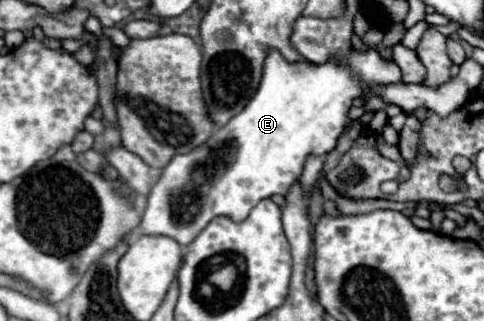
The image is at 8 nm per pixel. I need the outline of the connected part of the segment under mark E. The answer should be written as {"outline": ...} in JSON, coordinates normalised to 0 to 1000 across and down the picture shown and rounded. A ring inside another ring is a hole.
{"outline":[[[562,153],[545,196],[541,259],[504,346],[479,364],[471,389],[446,402],[426,445],[401,458],[393,477],[360,483],[339,520],[331,558],[306,607],[285,726],[343,732],[364,745],[372,763],[393,763],[442,676],[471,676],[483,695],[500,695],[533,626],[562,607],[587,607],[603,564],[624,545],[628,495],[640,477],[674,483],[694,458],[702,414],[719,389],[719,340],[727,308],[748,296],[748,271],[756,259],[826,259],[826,215],[814,196],[793,190],[777,159],[727,159],[719,196],[723,215],[711,196],[591,196],[587,178]]]}

